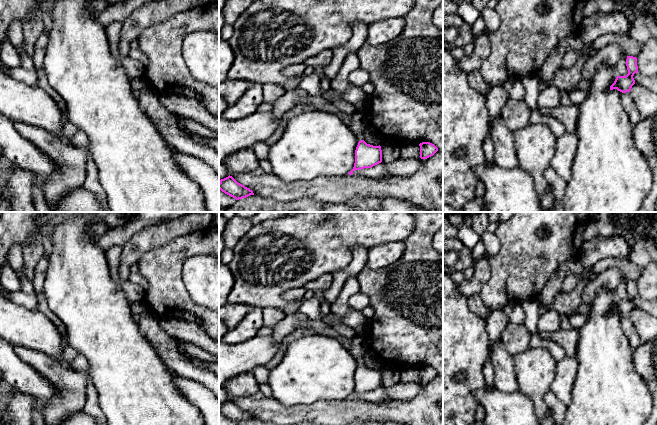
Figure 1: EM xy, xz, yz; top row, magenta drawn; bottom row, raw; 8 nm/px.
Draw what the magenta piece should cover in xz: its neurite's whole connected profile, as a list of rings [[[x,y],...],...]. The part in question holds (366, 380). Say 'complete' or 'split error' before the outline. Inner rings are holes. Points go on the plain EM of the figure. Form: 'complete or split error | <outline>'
split error | [[[356,335],[349,339],[349,352],[357,360],[359,366],[355,374],[355,387],[353,393],[348,397],[353,398],[354,394],[371,392],[382,386],[381,370],[373,370],[364,365],[363,357],[368,351],[367,342],[364,337]]]

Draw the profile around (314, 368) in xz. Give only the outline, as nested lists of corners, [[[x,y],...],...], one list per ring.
[[[313,334],[290,342],[282,361],[269,375],[269,386],[283,406],[310,405],[321,400],[347,399],[354,391],[358,362],[337,339]]]

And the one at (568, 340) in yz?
[[[560,329],[557,332],[543,333],[542,337],[546,340],[552,341],[558,344],[565,352],[568,357],[576,357],[578,341],[579,341],[579,330],[578,329],[569,329],[563,330]]]

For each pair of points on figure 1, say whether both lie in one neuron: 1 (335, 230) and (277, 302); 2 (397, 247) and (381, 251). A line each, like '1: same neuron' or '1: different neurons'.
1: same neuron
2: same neuron

